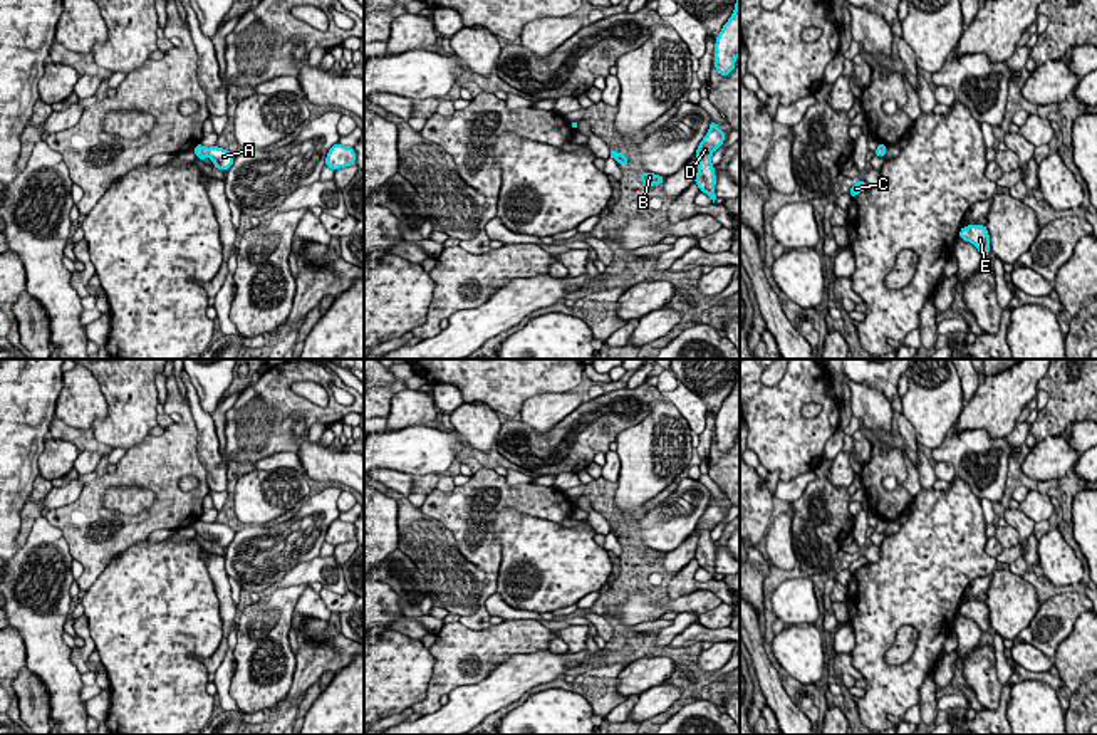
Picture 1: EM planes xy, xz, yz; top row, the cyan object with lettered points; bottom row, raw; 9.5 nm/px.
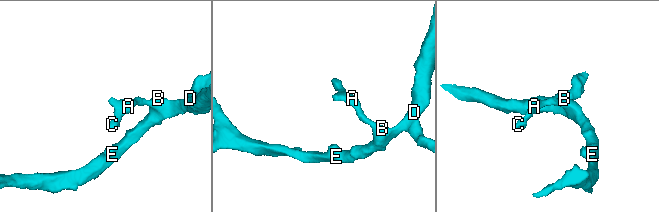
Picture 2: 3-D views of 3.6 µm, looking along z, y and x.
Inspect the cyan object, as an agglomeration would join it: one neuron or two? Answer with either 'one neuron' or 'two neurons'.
one neuron

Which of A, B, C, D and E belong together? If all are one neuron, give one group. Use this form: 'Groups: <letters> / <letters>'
Groups: A B C D E

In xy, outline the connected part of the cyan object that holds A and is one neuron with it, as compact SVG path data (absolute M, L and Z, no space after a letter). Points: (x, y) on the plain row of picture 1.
M196 520L193 529L198 535L211 534L215 537L213 544L221 547L226 547L235 537L233 529L218 522L206 524L203 520Z

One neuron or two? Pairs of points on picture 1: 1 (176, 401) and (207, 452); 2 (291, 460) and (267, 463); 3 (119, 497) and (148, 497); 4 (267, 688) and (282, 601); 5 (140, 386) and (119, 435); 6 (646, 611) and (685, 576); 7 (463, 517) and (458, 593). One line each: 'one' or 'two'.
1: two
2: one
3: one
4: one
5: one
6: two
7: two

